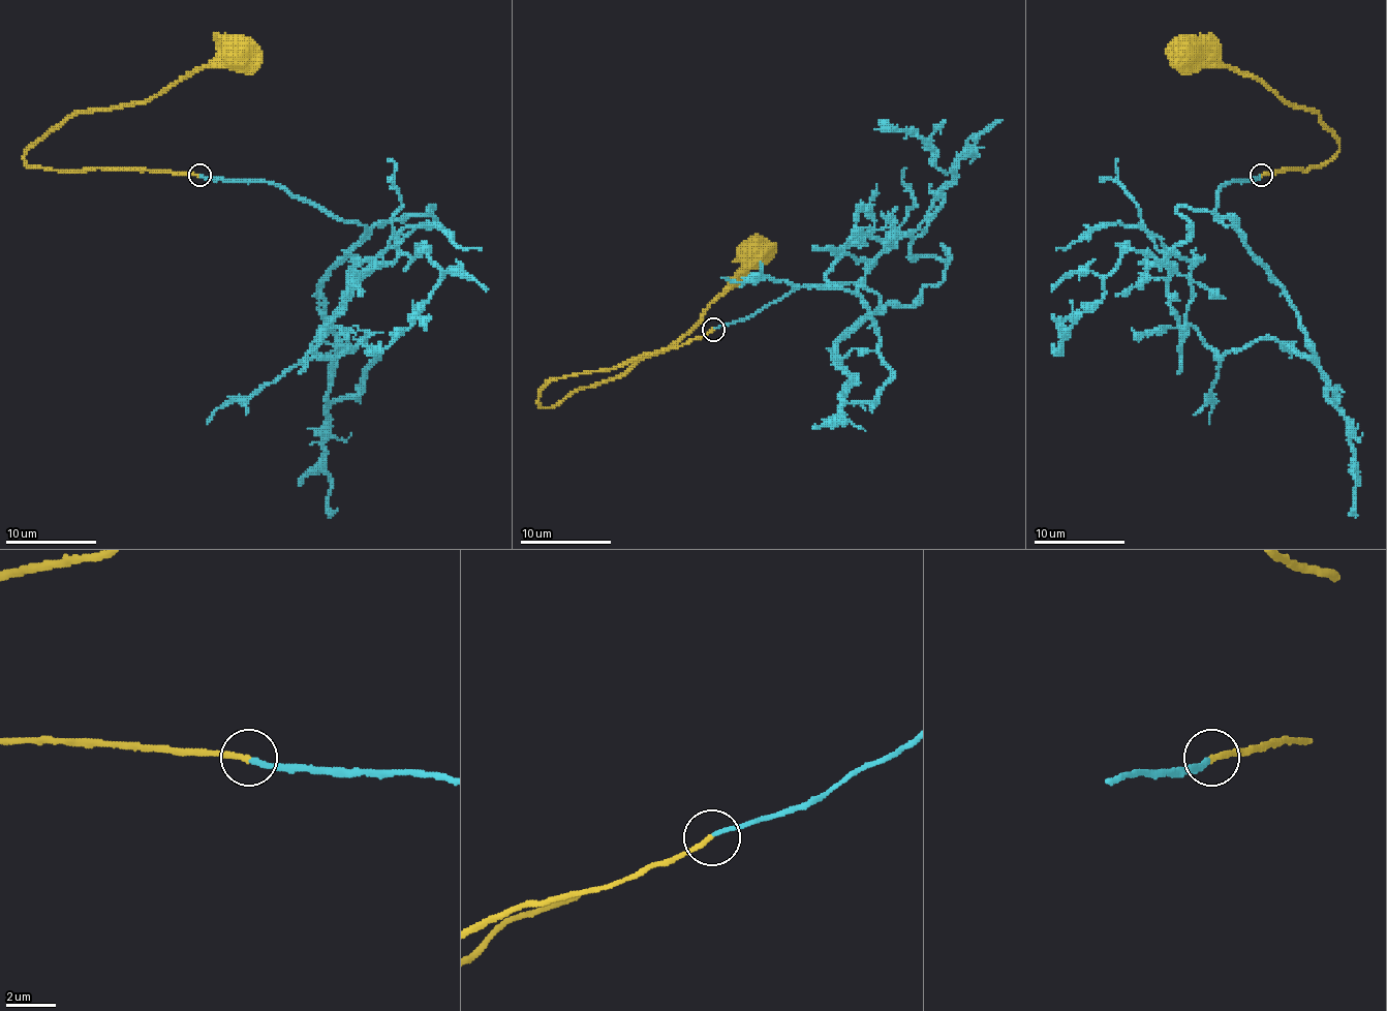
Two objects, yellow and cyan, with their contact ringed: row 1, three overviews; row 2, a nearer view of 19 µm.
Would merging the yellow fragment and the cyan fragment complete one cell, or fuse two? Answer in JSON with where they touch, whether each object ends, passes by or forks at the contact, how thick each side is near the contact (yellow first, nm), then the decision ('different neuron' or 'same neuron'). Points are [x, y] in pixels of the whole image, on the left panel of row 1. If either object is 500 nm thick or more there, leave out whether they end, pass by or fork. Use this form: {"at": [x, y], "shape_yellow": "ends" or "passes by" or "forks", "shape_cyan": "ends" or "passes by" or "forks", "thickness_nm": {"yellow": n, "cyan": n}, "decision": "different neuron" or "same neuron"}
{"at": [199, 175], "shape_yellow": "ends", "shape_cyan": "ends", "thickness_nm": {"yellow": 200, "cyan": 180}, "decision": "same neuron"}

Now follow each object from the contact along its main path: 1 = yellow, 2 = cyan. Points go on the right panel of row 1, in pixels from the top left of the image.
1: (1262, 175), (1321, 165), (1334, 154), (1339, 143), (1317, 113), (1291, 106), (1227, 67), (1196, 67), (1187, 54)
2: (1259, 175), (1219, 190), (1236, 227), (1177, 209), (1191, 227), (1166, 262), (1175, 318), (1219, 355), (1209, 424)

